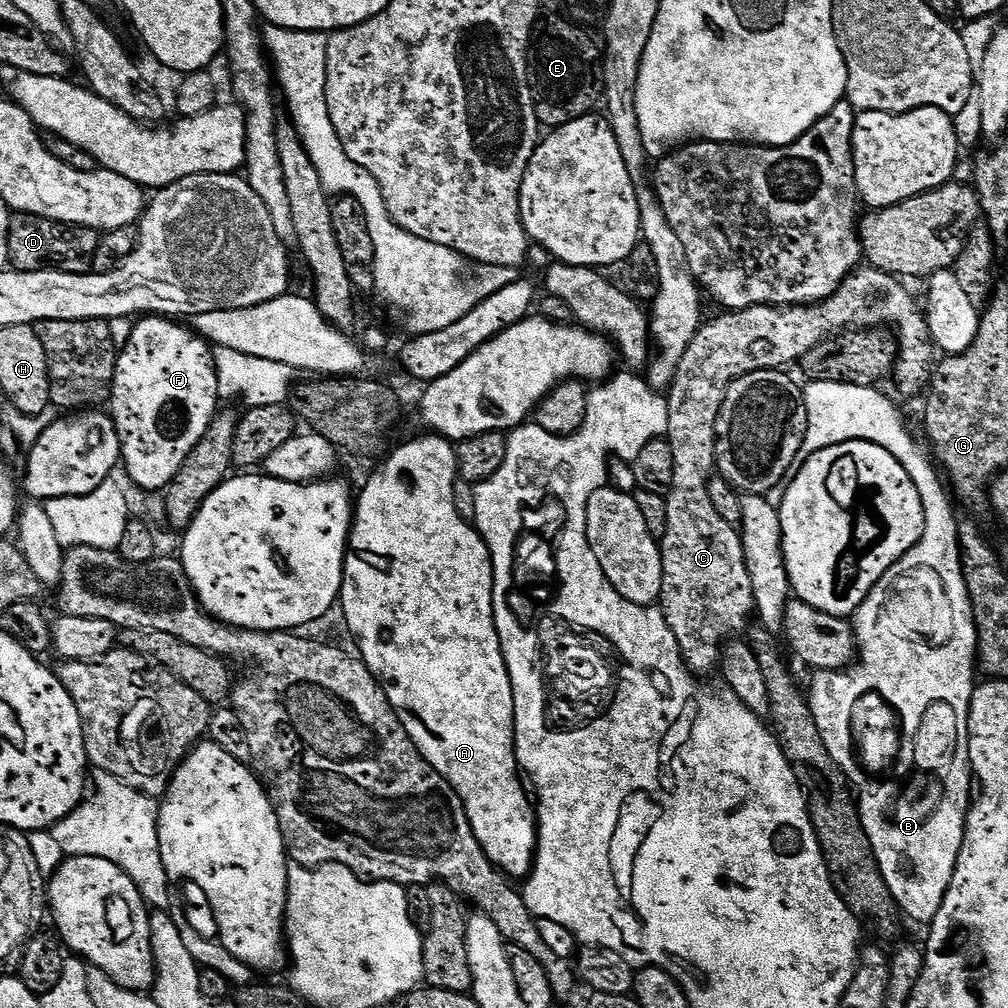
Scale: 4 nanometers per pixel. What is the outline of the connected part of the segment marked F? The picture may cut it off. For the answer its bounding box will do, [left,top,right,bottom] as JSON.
[110,314,221,494]

